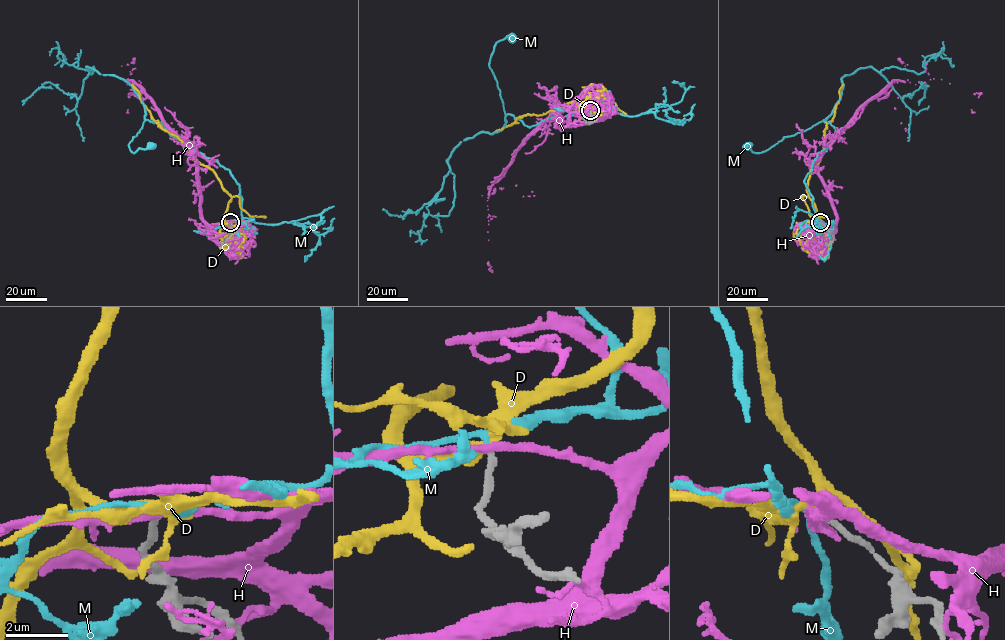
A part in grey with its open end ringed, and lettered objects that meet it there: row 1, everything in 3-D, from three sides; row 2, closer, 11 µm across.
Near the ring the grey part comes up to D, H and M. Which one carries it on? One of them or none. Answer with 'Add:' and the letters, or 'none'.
Add: M

